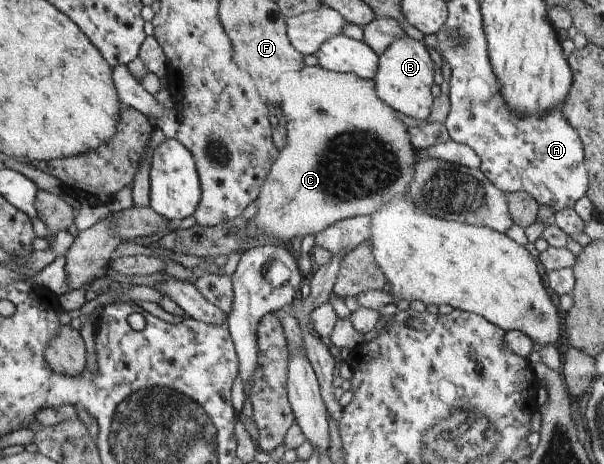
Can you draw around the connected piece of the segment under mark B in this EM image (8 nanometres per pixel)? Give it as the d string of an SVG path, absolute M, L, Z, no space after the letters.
M405 35L395 40L378 59L374 77L377 95L397 112L401 111L413 119L427 119L434 102L431 94L433 65L427 48L416 39Z

